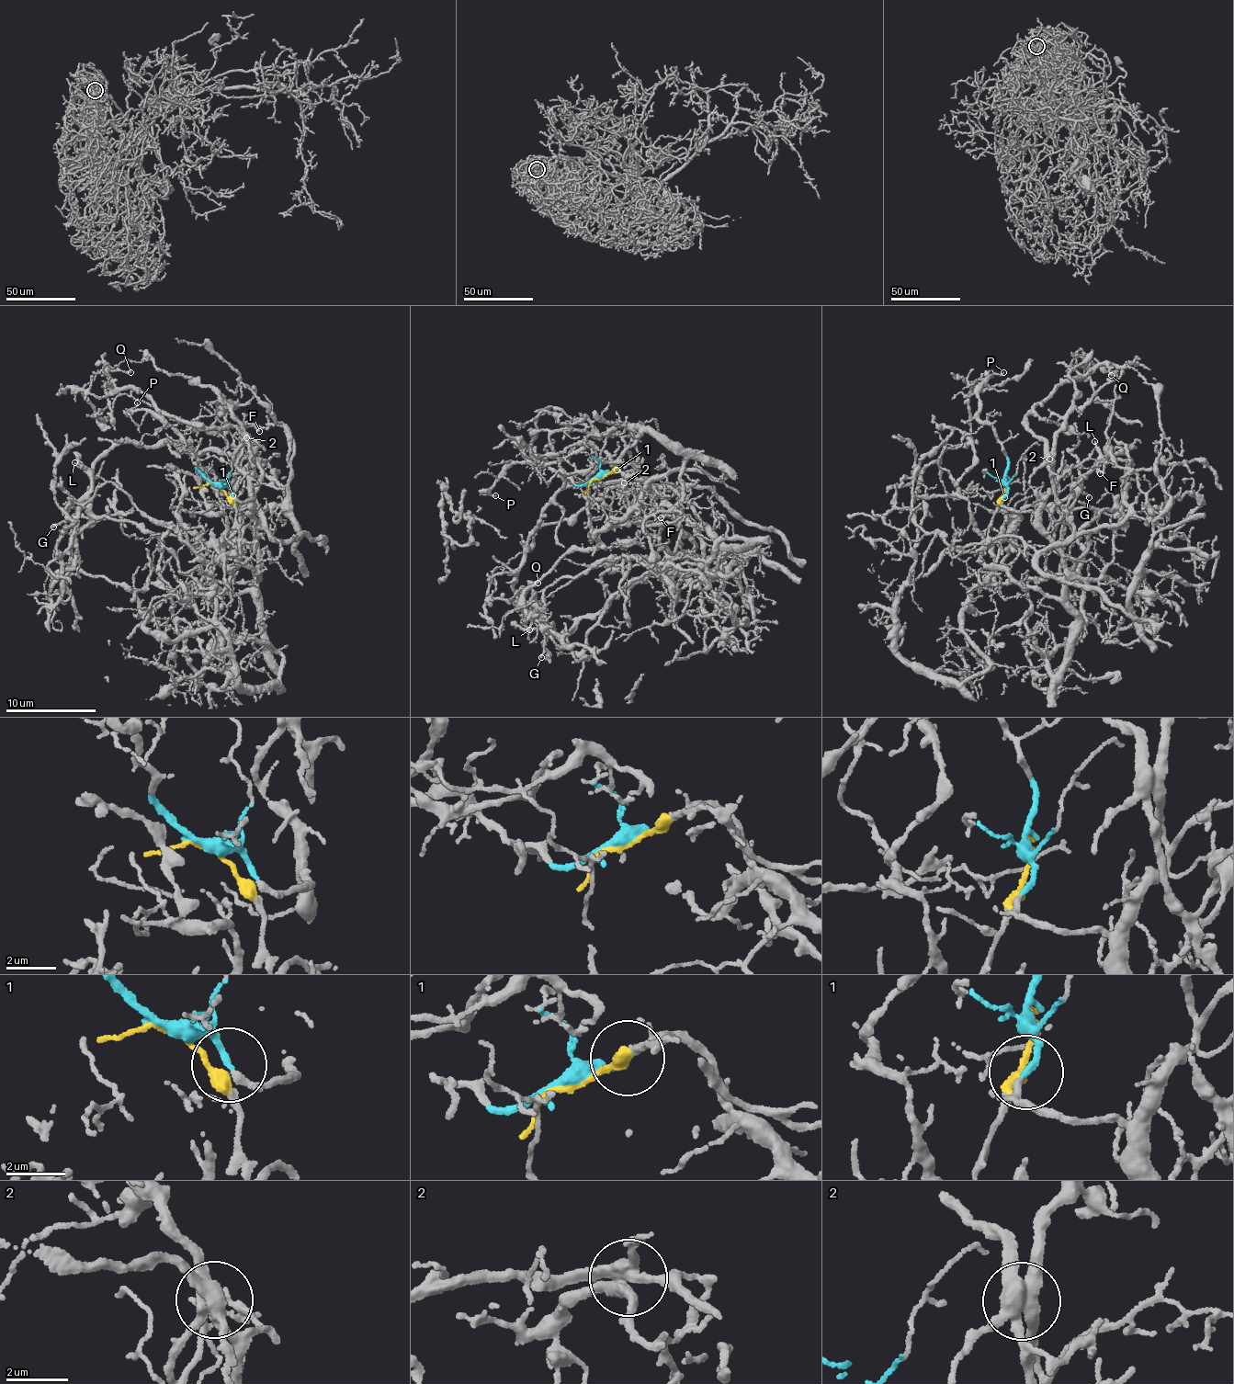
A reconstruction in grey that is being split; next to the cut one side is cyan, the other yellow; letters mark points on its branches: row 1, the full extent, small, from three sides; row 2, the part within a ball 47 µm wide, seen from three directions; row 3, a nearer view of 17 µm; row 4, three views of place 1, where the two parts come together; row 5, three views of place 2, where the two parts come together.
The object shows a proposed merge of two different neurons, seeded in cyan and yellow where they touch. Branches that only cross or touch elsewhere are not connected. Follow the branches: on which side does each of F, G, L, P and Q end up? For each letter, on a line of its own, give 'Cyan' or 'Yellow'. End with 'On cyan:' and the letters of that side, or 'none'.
F: Cyan
G: Yellow
L: Yellow
P: Cyan
Q: Yellow
On cyan: F, P

